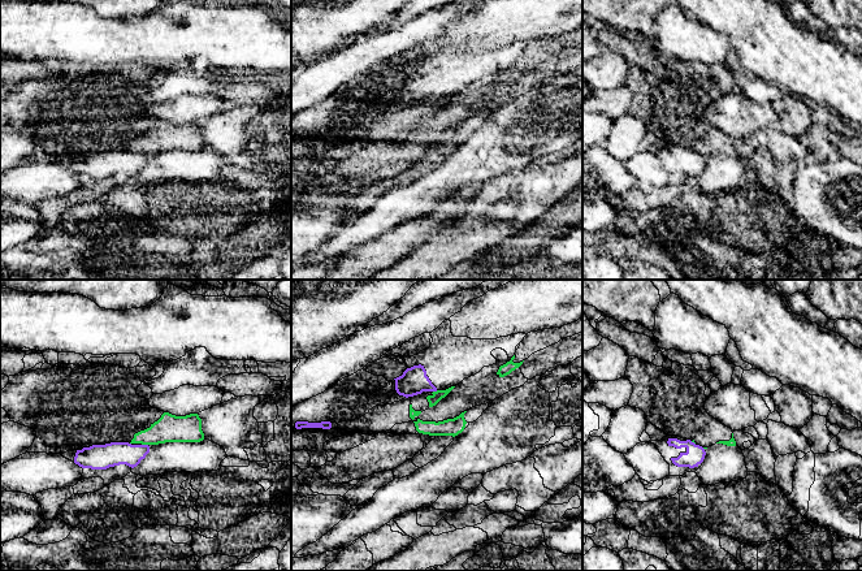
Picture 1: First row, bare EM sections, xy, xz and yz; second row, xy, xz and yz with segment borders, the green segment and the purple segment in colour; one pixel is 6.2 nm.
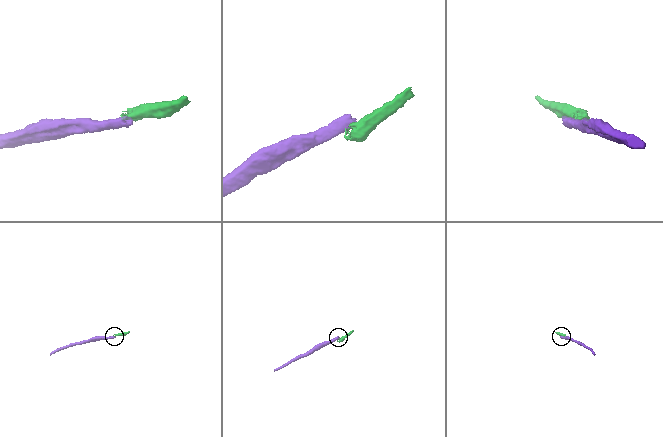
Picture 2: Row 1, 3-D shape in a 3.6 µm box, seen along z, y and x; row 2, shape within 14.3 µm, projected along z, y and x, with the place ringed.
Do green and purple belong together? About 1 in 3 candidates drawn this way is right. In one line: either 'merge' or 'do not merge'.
do not merge

